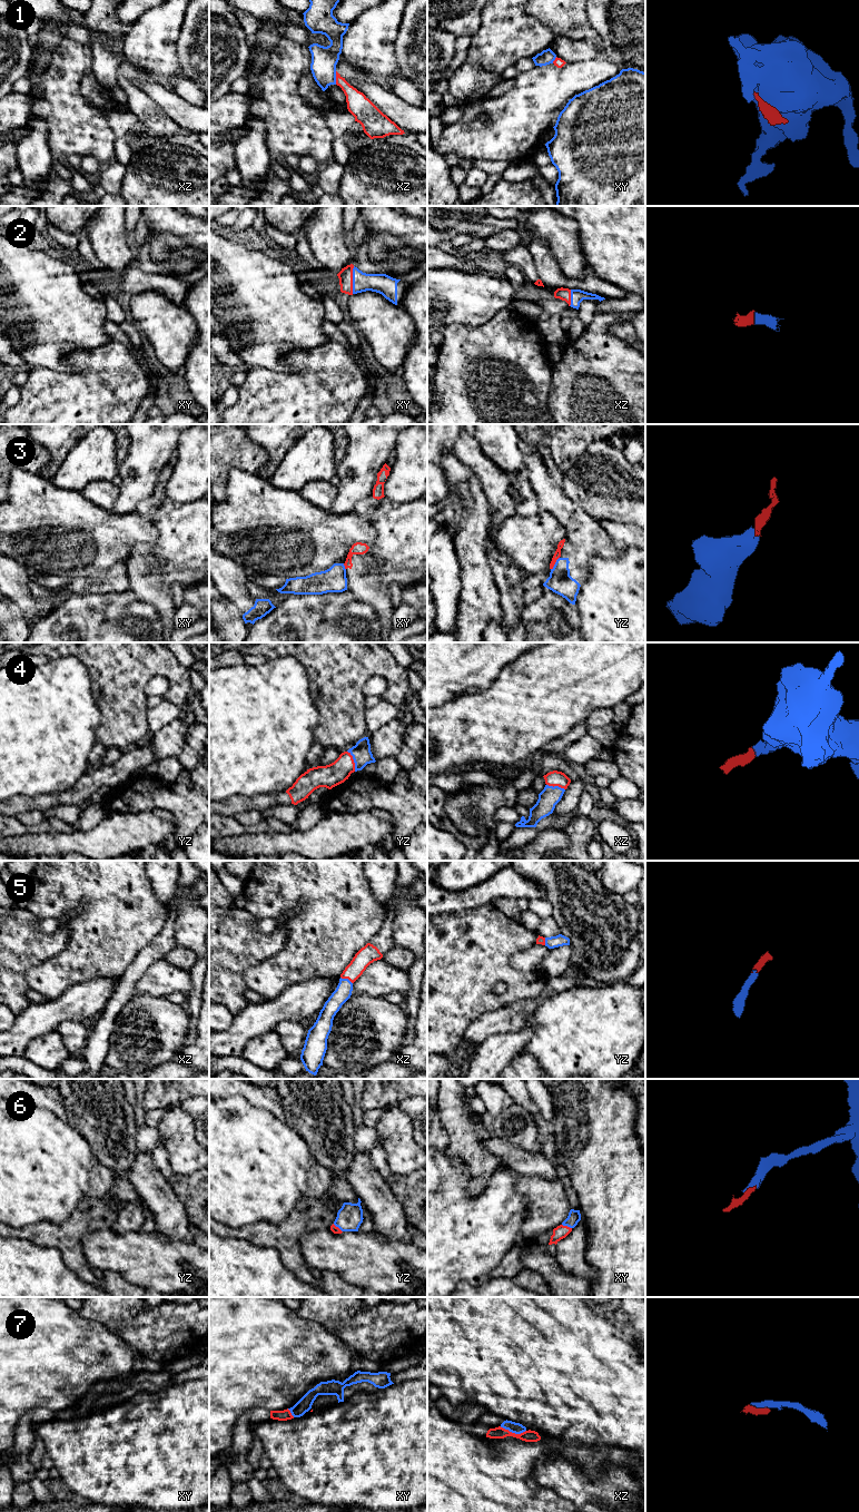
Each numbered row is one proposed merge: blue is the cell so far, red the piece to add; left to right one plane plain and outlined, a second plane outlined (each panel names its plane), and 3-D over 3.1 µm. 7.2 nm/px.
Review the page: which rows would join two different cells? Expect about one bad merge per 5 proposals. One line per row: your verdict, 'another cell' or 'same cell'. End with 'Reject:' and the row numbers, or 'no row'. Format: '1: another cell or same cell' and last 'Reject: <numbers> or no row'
1: another cell
2: same cell
3: another cell
4: same cell
5: same cell
6: same cell
7: same cell
Reject: 1, 3

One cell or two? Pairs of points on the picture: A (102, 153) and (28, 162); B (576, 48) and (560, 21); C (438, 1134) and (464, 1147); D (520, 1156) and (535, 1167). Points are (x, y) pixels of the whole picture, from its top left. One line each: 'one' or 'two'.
A: two
B: two
C: two
D: one

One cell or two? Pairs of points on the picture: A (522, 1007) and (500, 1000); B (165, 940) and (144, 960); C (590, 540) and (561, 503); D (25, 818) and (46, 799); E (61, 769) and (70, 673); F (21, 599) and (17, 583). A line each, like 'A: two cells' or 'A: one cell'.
A: two cells
B: one cell
C: one cell
D: two cells
E: one cell
F: one cell

